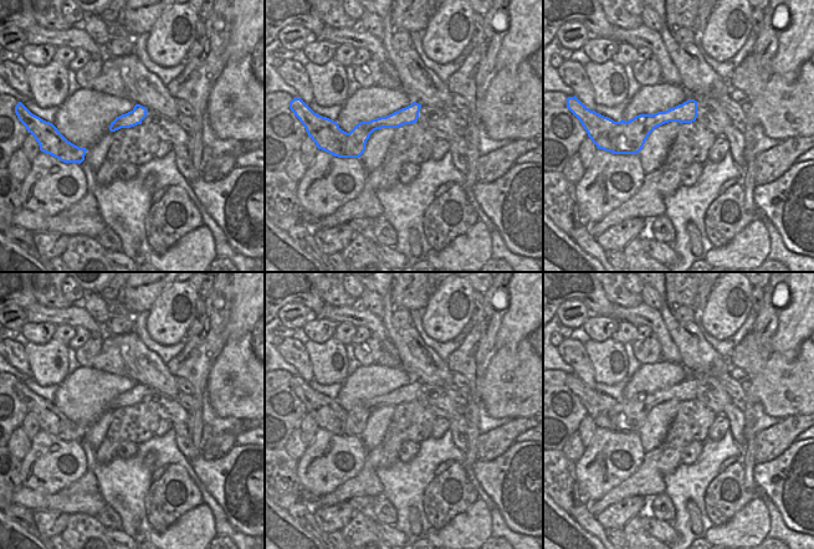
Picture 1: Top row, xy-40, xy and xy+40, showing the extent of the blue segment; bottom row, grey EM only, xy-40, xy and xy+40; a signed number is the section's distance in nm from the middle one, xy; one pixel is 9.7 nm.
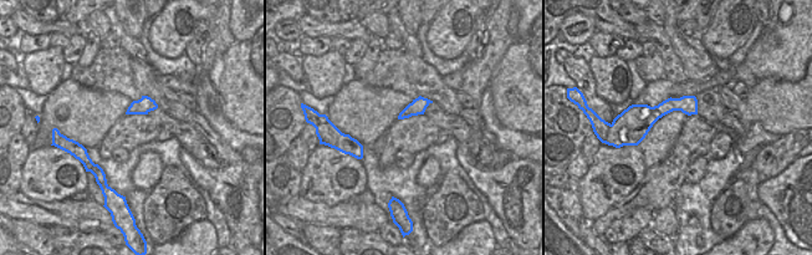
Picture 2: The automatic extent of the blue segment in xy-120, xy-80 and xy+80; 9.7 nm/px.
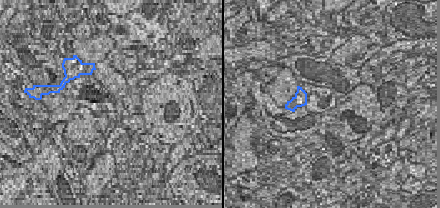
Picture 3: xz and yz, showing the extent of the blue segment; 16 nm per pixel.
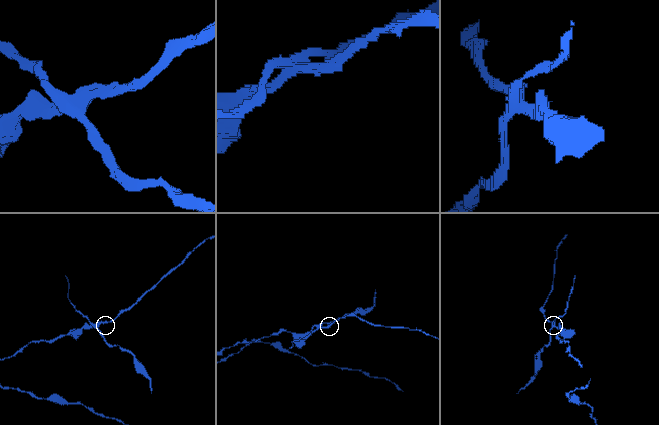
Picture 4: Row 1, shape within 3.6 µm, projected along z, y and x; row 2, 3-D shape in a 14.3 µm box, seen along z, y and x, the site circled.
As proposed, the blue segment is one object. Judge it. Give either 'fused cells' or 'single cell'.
fused cells

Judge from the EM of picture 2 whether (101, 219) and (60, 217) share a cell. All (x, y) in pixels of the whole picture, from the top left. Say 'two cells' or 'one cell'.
one cell

